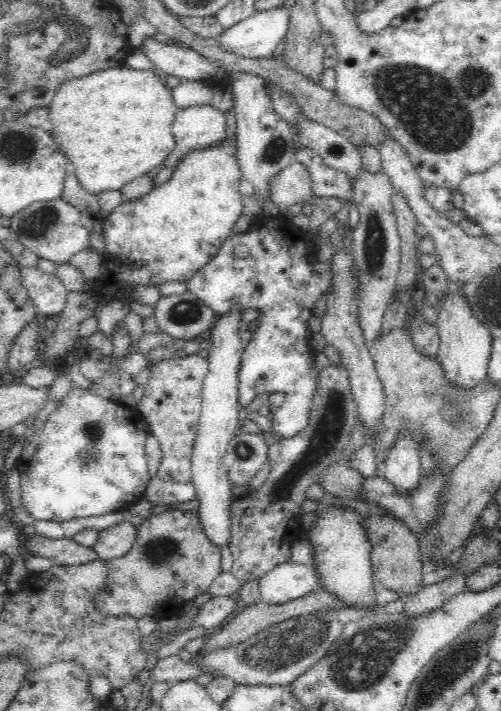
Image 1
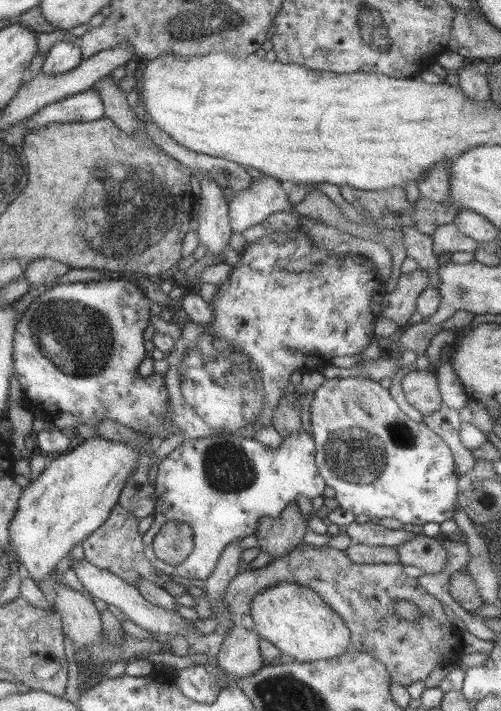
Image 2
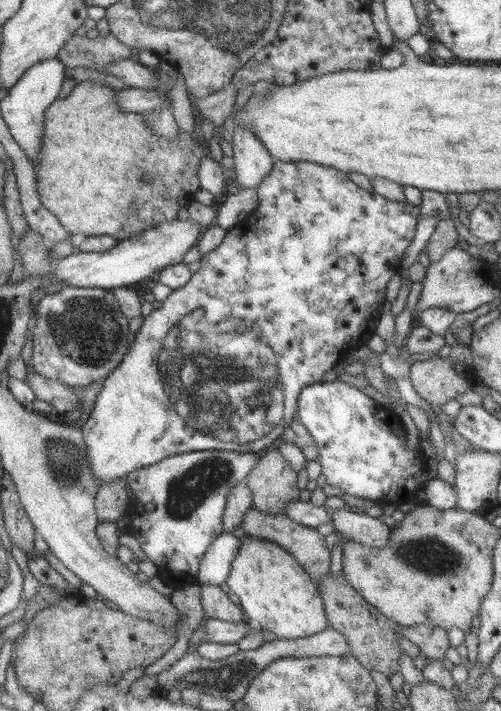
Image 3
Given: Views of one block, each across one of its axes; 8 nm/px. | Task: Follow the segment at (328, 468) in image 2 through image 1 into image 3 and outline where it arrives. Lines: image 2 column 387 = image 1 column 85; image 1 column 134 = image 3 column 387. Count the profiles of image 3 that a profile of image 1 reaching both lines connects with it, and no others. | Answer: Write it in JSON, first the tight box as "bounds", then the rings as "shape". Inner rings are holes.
{"bounds":[295,380,430,503],"shape":[[[334,380],[319,381],[302,388],[297,395],[295,419],[306,429],[318,448],[320,474],[329,486],[337,486],[344,494],[371,500],[376,503],[403,503],[415,498],[418,490],[423,490],[423,481],[417,483],[417,477],[426,469],[430,458],[420,450],[405,451],[406,428],[398,421],[398,417],[385,403],[376,399],[368,391],[359,391],[348,383]]]}

